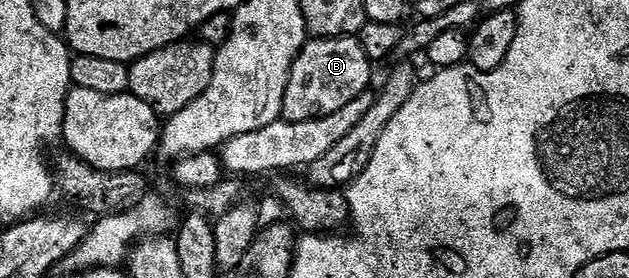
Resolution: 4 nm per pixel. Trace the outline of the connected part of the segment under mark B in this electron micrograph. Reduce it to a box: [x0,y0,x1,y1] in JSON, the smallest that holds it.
[281,37,374,122]

